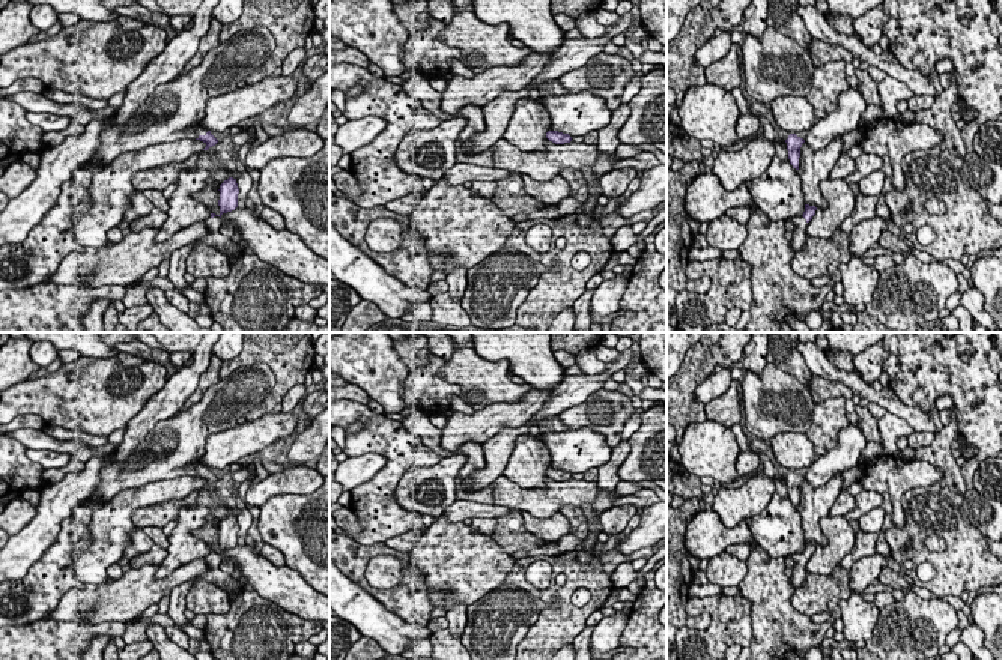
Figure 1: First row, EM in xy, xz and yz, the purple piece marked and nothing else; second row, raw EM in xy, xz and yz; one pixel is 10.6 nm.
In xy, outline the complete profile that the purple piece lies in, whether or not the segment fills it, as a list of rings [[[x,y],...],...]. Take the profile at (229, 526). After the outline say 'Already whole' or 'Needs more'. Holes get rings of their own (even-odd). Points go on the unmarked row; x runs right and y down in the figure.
[[[229,514],[220,522],[220,550],[211,550],[211,553],[205,558],[209,570],[203,574],[197,576],[196,579],[185,582],[176,588],[172,589],[169,598],[169,612],[167,616],[175,622],[178,628],[181,628],[190,639],[197,639],[200,642],[199,652],[202,651],[211,651],[209,643],[205,639],[205,631],[202,628],[194,627],[184,615],[187,606],[185,606],[185,597],[190,591],[190,588],[197,580],[208,580],[220,586],[223,591],[230,592],[232,589],[241,589],[244,588],[244,583],[239,580],[235,580],[232,576],[220,570],[220,564],[224,561],[221,556],[223,550],[232,549],[238,544],[238,531],[239,525],[236,520],[236,516]]]. Needs more

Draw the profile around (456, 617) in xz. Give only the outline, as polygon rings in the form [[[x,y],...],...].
[[[454,604],[450,610],[447,610],[445,618],[448,621],[448,631],[453,636],[462,636],[466,625],[466,610],[465,604]]]

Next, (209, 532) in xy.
[[[212,516],[206,517],[206,523],[200,529],[194,531],[194,535],[202,538],[211,547],[211,550],[220,552],[220,528],[215,525]]]

